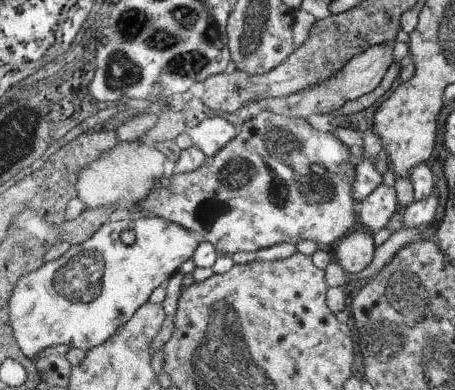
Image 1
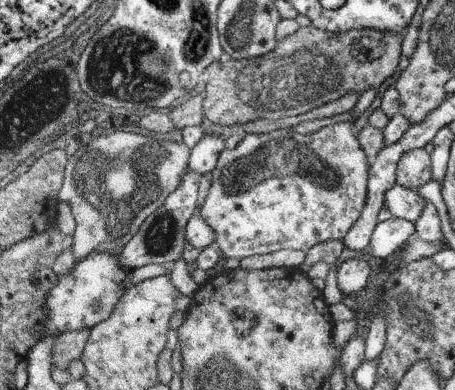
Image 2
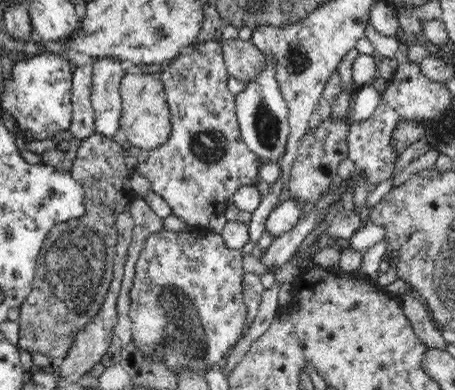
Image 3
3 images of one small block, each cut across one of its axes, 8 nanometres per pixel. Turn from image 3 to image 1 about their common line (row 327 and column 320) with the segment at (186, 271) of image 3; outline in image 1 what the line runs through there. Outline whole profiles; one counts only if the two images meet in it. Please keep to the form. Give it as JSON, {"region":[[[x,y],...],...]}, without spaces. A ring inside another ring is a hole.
{"region":[[[267,110],[265,112],[259,112],[253,120],[247,120],[243,122],[239,128],[239,134],[227,142],[215,156],[211,156],[201,168],[197,168],[195,172],[191,174],[179,174],[179,176],[171,176],[169,180],[165,180],[163,184],[159,184],[157,190],[153,190],[143,202],[141,202],[141,210],[149,210],[153,214],[157,214],[157,218],[165,218],[167,222],[175,222],[175,224],[181,224],[183,228],[187,228],[189,232],[197,232],[201,234],[209,244],[213,244],[217,250],[221,250],[223,256],[233,256],[237,252],[257,252],[257,250],[263,250],[263,248],[271,248],[271,246],[277,246],[277,244],[293,244],[297,246],[299,242],[303,240],[311,240],[315,242],[317,246],[331,246],[333,242],[337,240],[343,240],[349,230],[357,224],[355,216],[357,216],[357,200],[355,200],[355,192],[353,192],[353,182],[355,182],[355,168],[357,168],[357,162],[351,154],[351,148],[347,148],[337,136],[329,134],[329,132],[319,132],[319,128],[311,128],[307,124],[307,120],[301,120],[301,118],[291,118],[285,122],[285,126],[281,124],[281,128],[273,128],[271,126],[271,116]]]}

